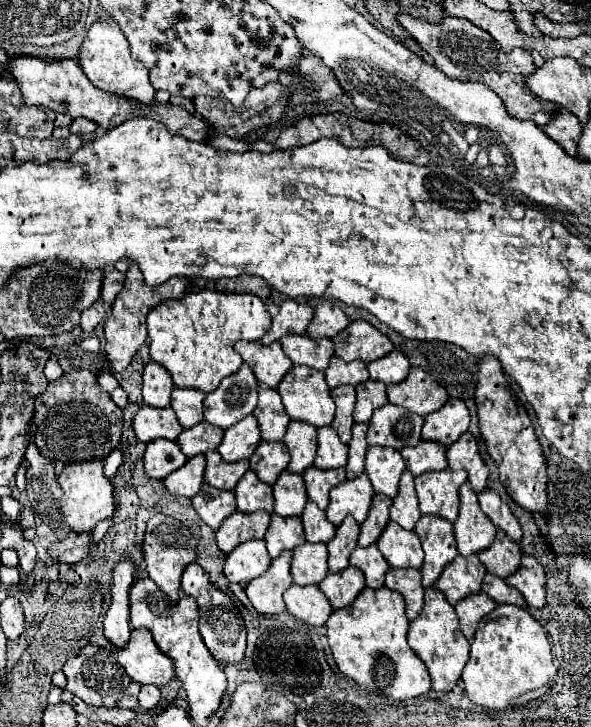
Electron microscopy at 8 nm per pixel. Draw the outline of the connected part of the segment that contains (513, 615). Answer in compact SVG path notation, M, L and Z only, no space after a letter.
M497 605L493 613L485 615L471 649L471 657L463 669L463 687L473 703L485 705L495 695L515 699L531 691L537 691L537 697L543 697L557 681L545 627L517 605Z

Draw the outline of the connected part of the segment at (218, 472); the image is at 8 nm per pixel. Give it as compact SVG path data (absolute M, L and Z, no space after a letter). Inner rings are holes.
M217 451L205 453L207 467L205 467L205 483L209 483L215 489L233 489L237 481L249 471L249 461L225 461Z

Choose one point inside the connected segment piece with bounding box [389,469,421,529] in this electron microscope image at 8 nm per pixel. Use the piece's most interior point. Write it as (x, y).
(405, 510)

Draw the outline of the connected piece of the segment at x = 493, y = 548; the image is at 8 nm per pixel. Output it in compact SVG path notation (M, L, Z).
M497 531L495 541L485 551L481 551L477 557L485 565L487 573L507 579L521 561L521 547L515 541L511 541L505 533Z

